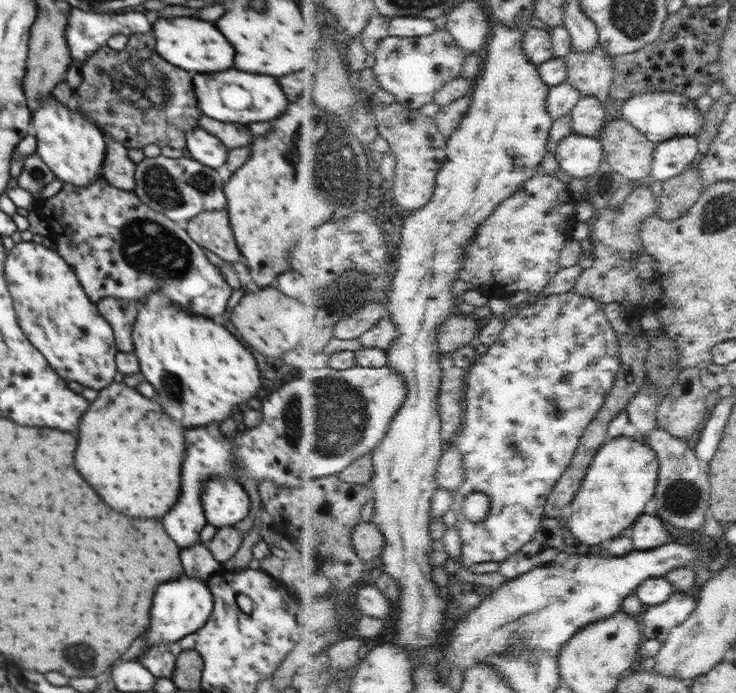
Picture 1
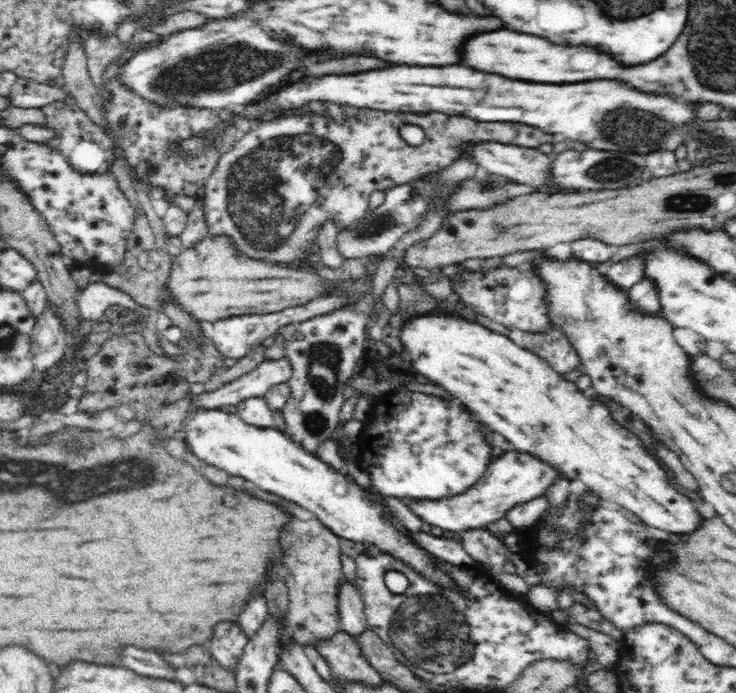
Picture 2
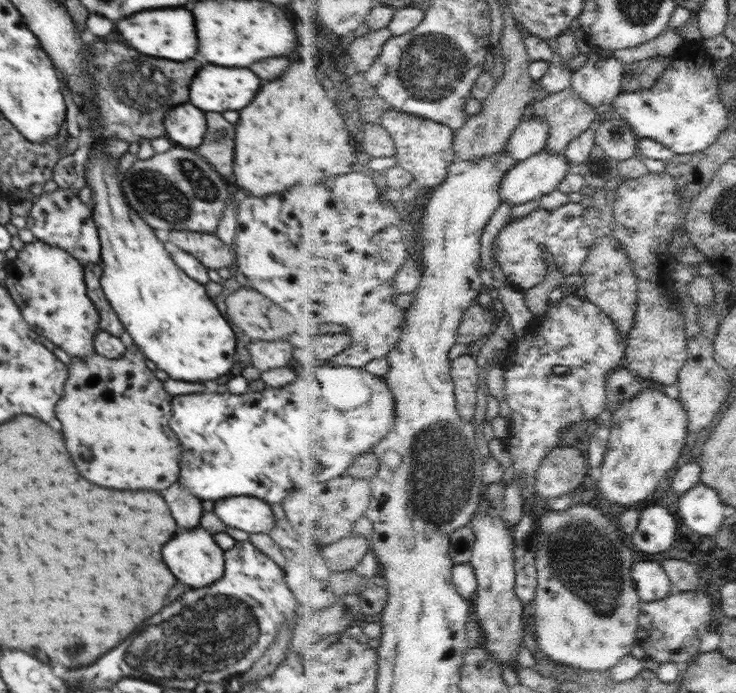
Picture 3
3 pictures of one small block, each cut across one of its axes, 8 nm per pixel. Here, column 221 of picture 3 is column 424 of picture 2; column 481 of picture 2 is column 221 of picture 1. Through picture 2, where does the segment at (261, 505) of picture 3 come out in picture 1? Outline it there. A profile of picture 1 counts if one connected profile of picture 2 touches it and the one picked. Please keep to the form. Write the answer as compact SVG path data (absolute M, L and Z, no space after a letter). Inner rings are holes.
M231 478L205 481L201 498L207 524L217 529L234 527L249 515L250 498L243 486Z

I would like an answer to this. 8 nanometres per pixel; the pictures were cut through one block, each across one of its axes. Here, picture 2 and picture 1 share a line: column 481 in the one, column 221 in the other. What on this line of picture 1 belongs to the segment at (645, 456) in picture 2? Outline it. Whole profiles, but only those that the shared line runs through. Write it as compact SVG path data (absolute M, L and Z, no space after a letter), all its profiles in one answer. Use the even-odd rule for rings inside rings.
M150 291L138 302L138 319L134 321L132 340L144 380L156 389L157 400L166 414L178 420L183 428L222 423L236 404L250 400L252 392L256 394L260 388L260 370L252 354L224 326L182 308L164 291Z

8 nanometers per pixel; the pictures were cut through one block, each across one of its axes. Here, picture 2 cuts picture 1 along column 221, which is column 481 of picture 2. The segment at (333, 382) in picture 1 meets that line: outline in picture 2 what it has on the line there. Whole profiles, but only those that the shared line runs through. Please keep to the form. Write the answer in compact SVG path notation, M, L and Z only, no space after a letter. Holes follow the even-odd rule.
M392 390L388 394L376 396L371 402L371 408L366 414L363 423L363 431L361 435L355 441L359 447L358 456L354 458L354 461L360 469L364 470L369 478L372 480L372 487L369 492L369 496L373 502L379 502L379 504L384 500L384 498L396 498L403 501L408 500L418 500L418 499L427 499L427 500L441 500L446 498L451 498L451 496L462 495L466 490L469 490L471 487L474 487L474 484L477 484L481 477L484 475L484 472L487 468L487 463L495 457L495 449L490 447L490 443L486 441L484 434L478 429L478 421L474 421L472 416L468 412L462 410L462 406L456 406L456 402L446 402L450 399L448 396L428 396L428 394L422 394L420 392L412 391L397 391Z

